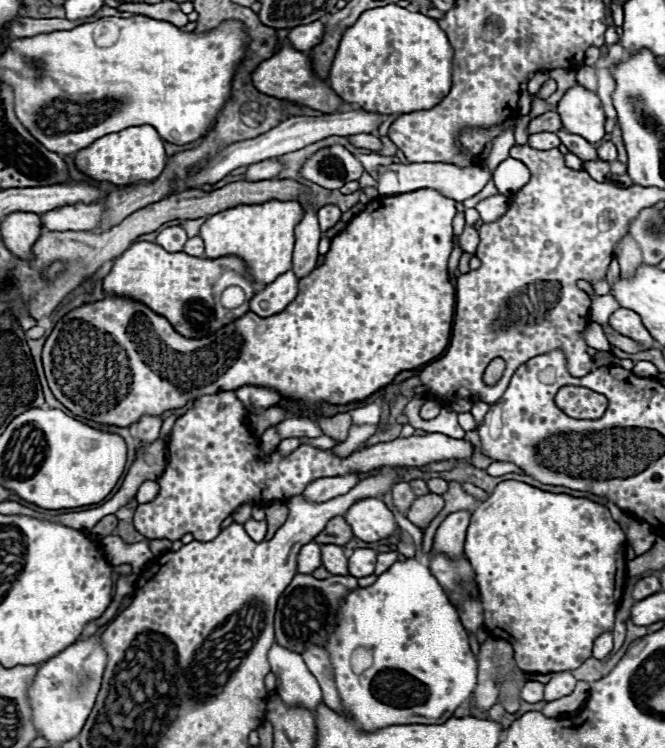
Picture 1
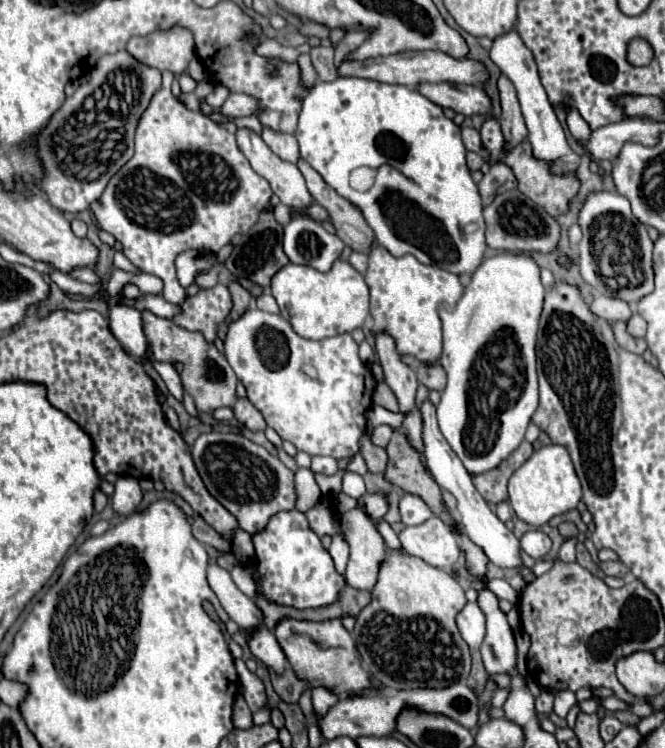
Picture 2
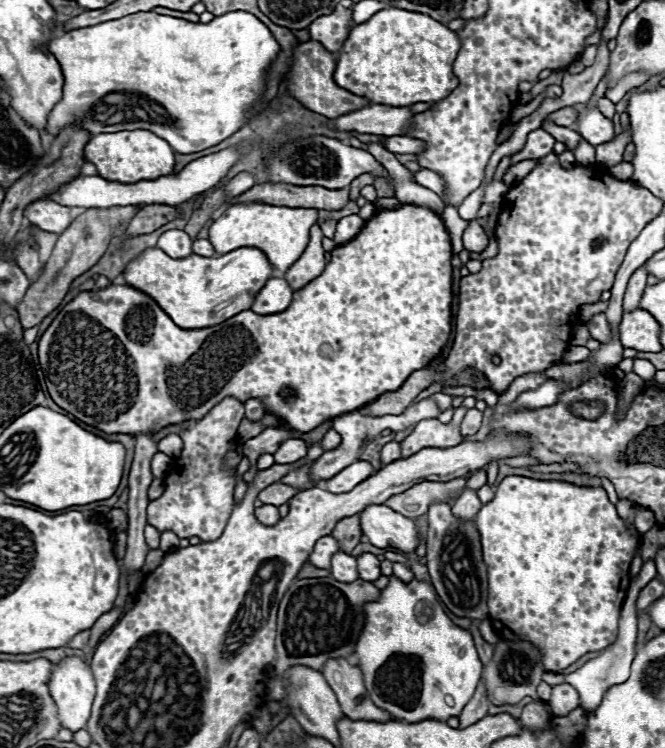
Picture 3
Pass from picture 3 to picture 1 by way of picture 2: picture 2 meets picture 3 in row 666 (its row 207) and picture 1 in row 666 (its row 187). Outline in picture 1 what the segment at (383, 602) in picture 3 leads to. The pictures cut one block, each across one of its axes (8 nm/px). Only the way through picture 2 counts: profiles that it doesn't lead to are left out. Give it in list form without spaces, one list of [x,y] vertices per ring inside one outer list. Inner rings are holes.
[[[420,554],[404,562],[394,562],[372,586],[350,592],[350,596],[342,600],[342,608],[338,608],[338,628],[334,628],[330,640],[326,640],[324,650],[330,654],[334,684],[344,706],[340,714],[358,724],[362,732],[376,732],[398,724],[444,724],[476,688],[478,664],[470,652],[468,634],[458,620],[456,608],[446,600],[442,586],[420,560]],[[361,647],[371,652],[373,663],[366,672],[354,674],[350,656],[354,648]]]

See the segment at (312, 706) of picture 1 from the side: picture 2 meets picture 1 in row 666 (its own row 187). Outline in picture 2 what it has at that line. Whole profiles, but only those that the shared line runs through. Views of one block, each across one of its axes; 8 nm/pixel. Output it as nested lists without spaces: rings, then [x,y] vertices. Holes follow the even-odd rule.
[[[238,128],[236,140],[250,166],[270,182],[272,192],[280,198],[282,204],[294,210],[306,210],[306,206],[314,204],[314,198],[308,192],[302,172],[296,164],[280,160],[252,130]]]

